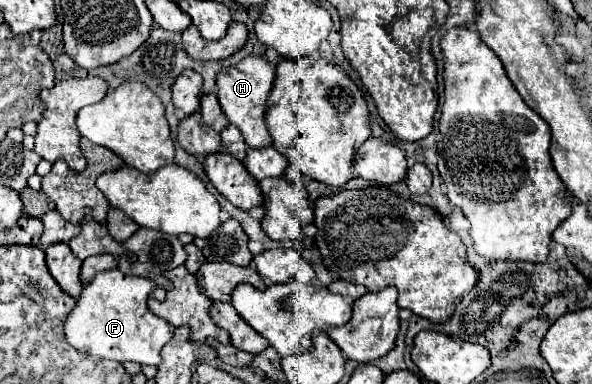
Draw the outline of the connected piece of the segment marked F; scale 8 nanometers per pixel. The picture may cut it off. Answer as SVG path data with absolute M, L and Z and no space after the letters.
M107 269L107 271L97 273L93 277L93 281L83 287L75 309L69 313L69 317L65 321L65 337L67 337L67 341L75 349L81 349L83 353L89 353L93 357L113 359L113 361L119 361L119 363L135 361L135 363L141 363L141 365L157 365L161 361L159 353L161 353L163 345L173 337L173 331L171 331L171 325L167 321L161 321L161 317L155 317L147 309L147 297L155 292L158 292L156 297L159 298L161 294L159 292L166 291L157 287L149 279L125 275L119 269Z

